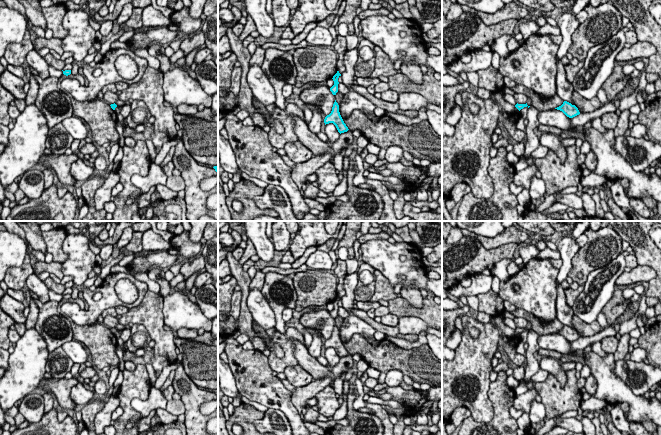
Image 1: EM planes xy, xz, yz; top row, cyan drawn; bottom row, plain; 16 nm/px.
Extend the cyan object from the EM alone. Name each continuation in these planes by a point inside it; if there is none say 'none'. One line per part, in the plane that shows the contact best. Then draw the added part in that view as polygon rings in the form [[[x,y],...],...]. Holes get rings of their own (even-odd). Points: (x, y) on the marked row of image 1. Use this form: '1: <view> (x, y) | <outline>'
none

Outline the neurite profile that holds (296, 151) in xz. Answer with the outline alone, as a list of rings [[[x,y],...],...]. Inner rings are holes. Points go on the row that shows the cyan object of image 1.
[[[300,141],[286,143],[283,149],[286,151],[286,156],[294,163],[303,163],[313,156],[312,151]]]

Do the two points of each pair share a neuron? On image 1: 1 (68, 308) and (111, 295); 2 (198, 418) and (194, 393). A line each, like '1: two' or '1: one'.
1: one
2: one

